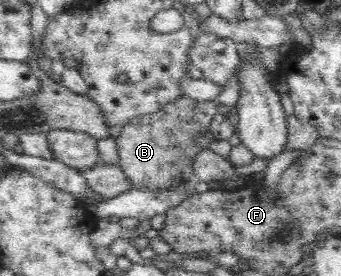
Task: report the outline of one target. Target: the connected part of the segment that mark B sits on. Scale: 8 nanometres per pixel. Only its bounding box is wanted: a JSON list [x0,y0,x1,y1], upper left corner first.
[117,97,218,189]

